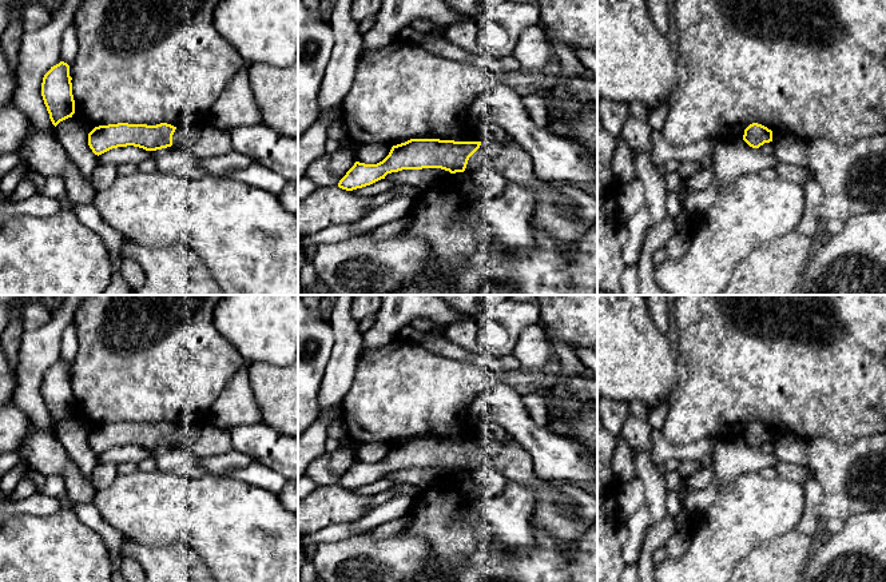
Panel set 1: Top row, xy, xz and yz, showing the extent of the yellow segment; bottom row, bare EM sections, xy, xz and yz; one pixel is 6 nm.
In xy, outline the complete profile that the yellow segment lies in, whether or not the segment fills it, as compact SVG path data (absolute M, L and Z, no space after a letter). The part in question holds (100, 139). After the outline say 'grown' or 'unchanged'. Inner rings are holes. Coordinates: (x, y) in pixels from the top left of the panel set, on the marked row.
M167 123L99 125L88 133L88 146L98 156L112 148L127 146L146 151L182 146L198 159L222 156L233 151L229 131L219 129L211 123L180 128Z; grown

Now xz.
M512 137L482 143L410 139L393 146L389 155L377 164L355 162L338 187L353 191L385 179L392 172L422 168L469 175L490 168L508 182L525 184L537 199L531 223L551 235L563 251L583 238L597 220L597 199L571 183L540 183L533 174L528 152Z; grown

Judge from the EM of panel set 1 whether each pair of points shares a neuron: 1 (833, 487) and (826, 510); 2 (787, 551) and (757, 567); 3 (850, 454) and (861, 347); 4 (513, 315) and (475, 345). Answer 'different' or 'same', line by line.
1: same
2: same
3: different
4: same

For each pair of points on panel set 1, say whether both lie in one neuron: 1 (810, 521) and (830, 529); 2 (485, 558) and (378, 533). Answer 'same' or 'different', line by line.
1: different
2: different

